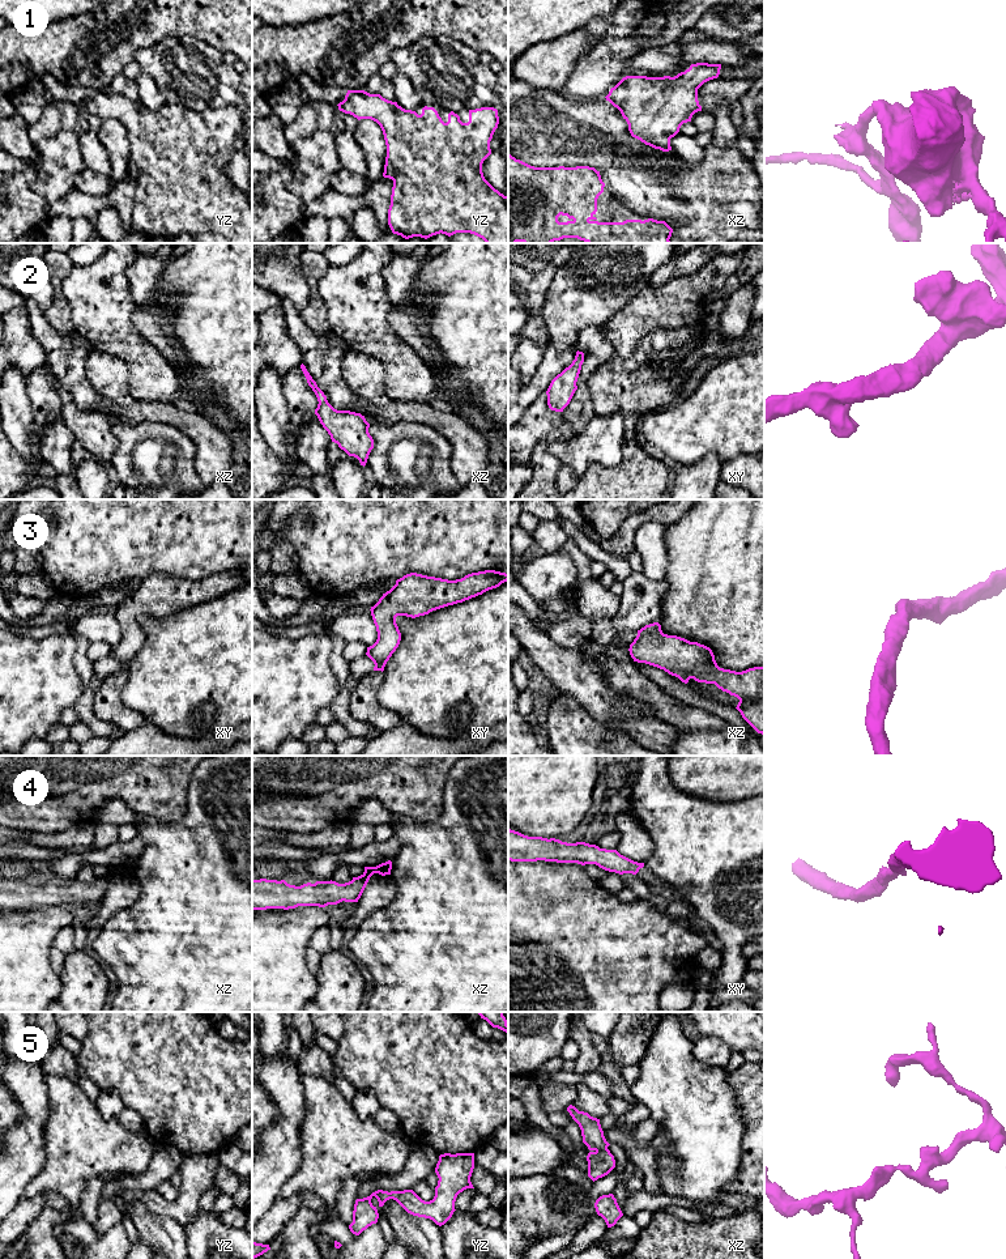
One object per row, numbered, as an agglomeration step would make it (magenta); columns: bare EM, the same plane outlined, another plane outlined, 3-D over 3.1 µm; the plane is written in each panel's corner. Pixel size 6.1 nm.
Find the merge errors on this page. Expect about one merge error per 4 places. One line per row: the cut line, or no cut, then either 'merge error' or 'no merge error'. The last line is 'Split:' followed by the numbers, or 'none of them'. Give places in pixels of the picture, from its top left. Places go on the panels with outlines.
1: no cut; no merge error
2: no cut; no merge error
3: no cut; no merge error
4: no cut; no merge error
5: no cut; no merge error
Split: none of them

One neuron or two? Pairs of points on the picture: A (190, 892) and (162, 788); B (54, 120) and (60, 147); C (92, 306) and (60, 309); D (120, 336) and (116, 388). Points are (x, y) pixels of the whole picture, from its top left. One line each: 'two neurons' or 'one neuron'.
A: two neurons
B: two neurons
C: two neurons
D: two neurons

